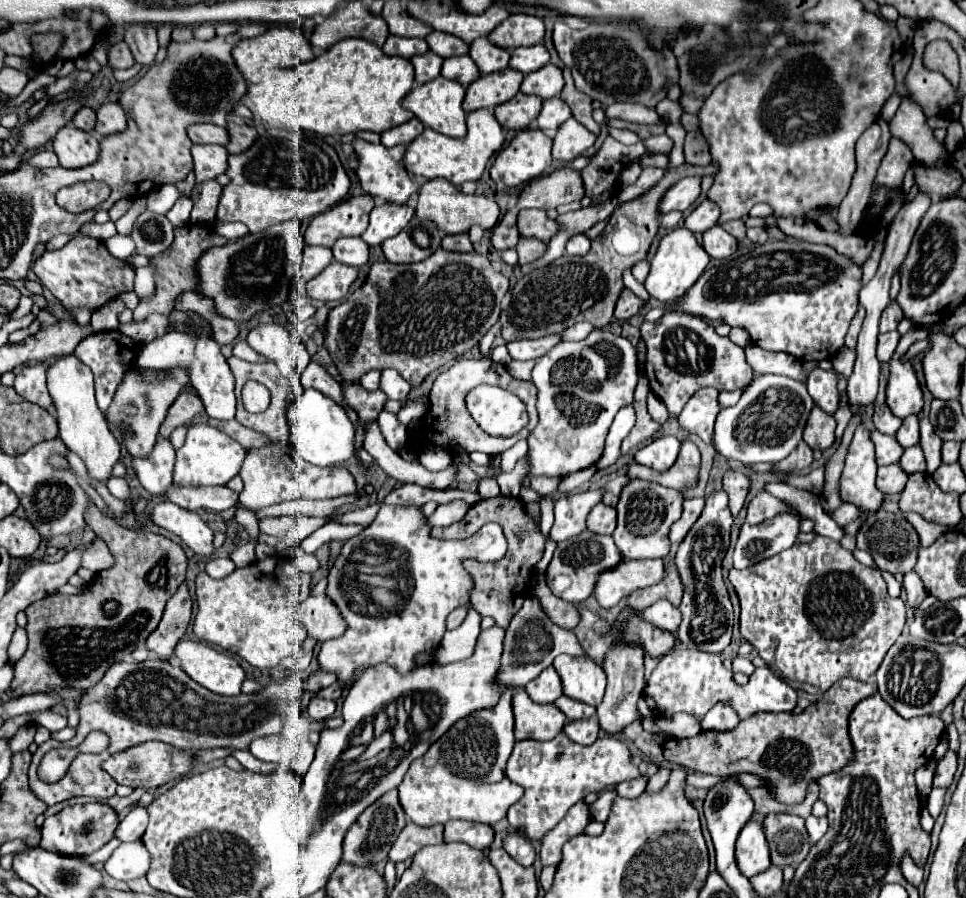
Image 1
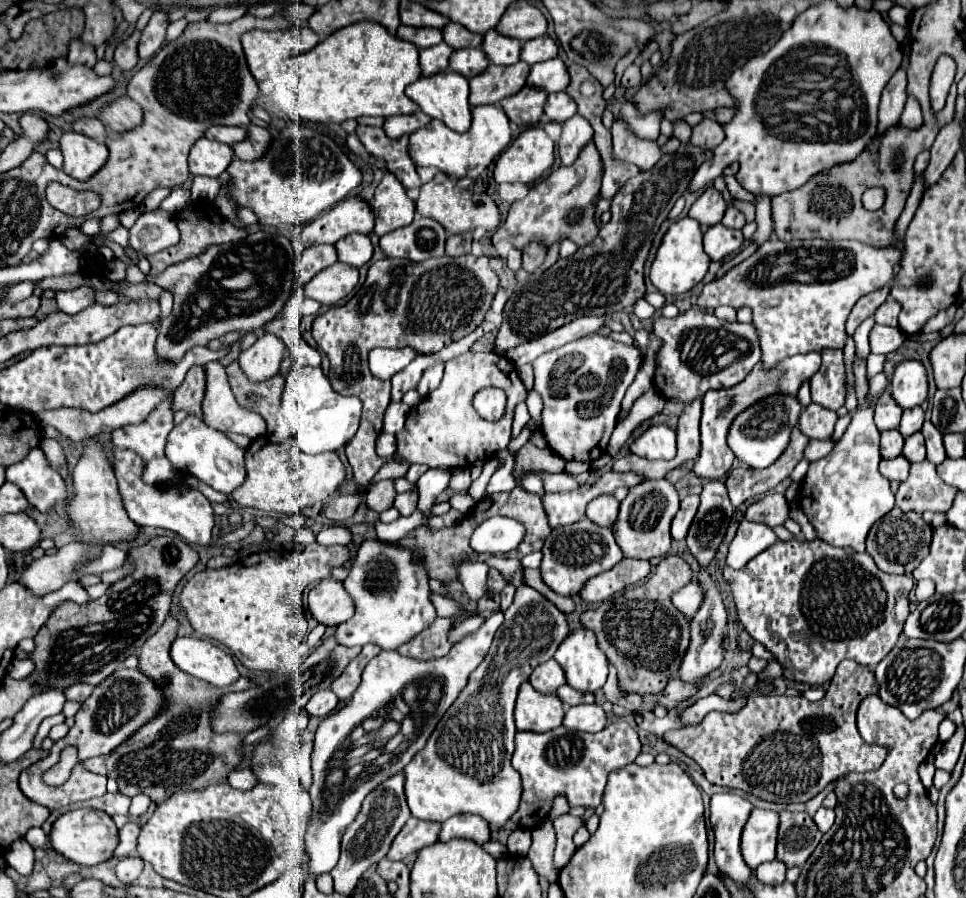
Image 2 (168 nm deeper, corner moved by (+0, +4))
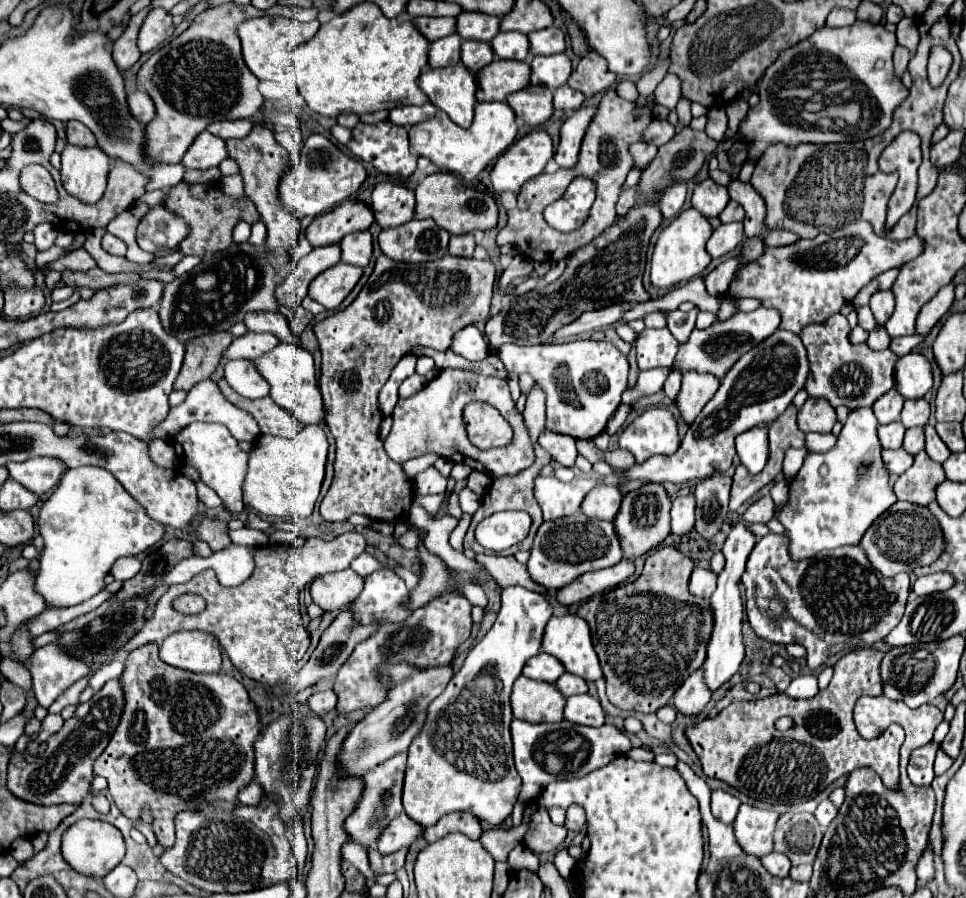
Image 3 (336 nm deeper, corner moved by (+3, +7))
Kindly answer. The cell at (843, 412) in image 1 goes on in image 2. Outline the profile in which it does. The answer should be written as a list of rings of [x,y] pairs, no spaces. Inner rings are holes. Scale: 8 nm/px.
[[[810,440],[810,444],[806,446],[806,452],[804,452],[804,458],[808,462],[816,462],[816,460],[824,458],[832,448],[834,448],[832,440]]]

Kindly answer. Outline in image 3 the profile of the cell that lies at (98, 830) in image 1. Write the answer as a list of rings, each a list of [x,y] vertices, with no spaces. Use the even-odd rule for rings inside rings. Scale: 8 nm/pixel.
[[[81,819],[81,821],[73,823],[63,833],[61,851],[63,851],[63,857],[67,859],[67,863],[75,871],[87,873],[87,875],[95,875],[95,877],[103,877],[115,865],[121,863],[121,859],[125,855],[125,839],[123,839],[121,831],[113,823],[99,821],[99,819]]]

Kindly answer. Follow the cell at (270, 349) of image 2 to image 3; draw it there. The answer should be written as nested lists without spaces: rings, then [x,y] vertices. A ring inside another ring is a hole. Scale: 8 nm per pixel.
[[[231,359],[225,365],[225,379],[243,397],[259,399],[269,395],[267,381],[263,375],[259,375],[255,363],[249,359]]]

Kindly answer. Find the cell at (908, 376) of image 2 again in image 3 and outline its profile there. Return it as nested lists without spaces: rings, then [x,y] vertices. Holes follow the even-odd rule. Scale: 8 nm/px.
[[[907,353],[895,363],[895,389],[903,399],[921,399],[931,385],[931,365],[921,353]]]

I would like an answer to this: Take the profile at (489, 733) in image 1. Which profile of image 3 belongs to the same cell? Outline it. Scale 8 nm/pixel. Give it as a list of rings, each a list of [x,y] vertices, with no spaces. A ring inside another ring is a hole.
[[[519,585],[505,587],[501,593],[501,609],[495,625],[469,651],[463,667],[455,673],[447,689],[429,705],[429,719],[419,737],[415,737],[409,747],[407,775],[403,787],[405,813],[419,825],[429,827],[451,811],[469,811],[491,825],[501,825],[511,815],[511,809],[521,789],[521,777],[517,775],[513,765],[513,747],[509,733],[513,713],[509,705],[509,695],[513,681],[521,675],[527,659],[541,651],[545,625],[551,617],[553,607],[541,593]]]

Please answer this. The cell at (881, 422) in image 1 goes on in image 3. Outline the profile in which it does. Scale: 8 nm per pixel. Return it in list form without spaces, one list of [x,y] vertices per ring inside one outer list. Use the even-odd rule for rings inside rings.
[[[895,389],[887,391],[885,395],[881,395],[875,405],[873,405],[873,413],[875,417],[879,419],[881,425],[887,425],[887,423],[893,423],[893,421],[899,421],[899,413],[903,409],[903,397],[899,397],[899,393]]]

